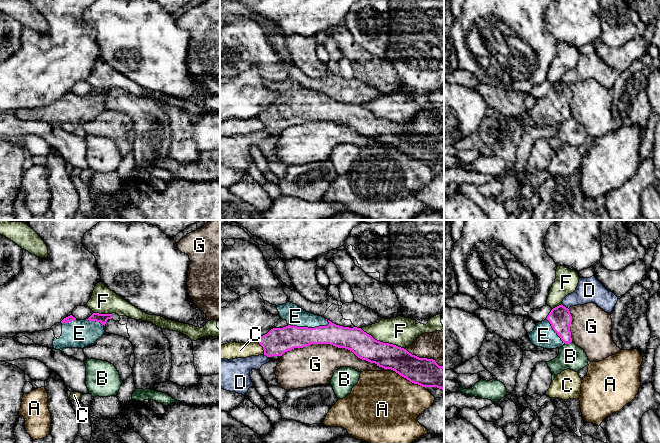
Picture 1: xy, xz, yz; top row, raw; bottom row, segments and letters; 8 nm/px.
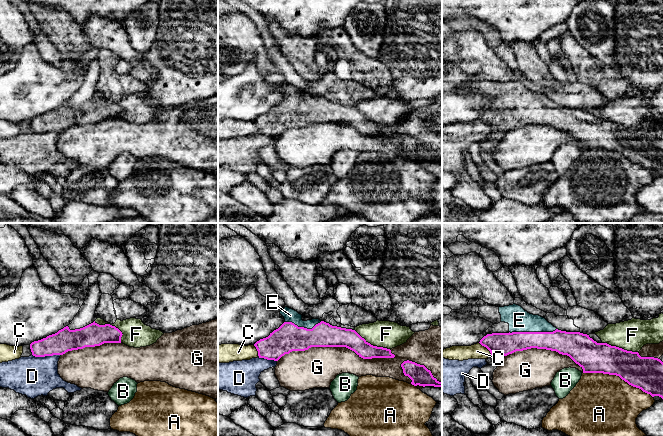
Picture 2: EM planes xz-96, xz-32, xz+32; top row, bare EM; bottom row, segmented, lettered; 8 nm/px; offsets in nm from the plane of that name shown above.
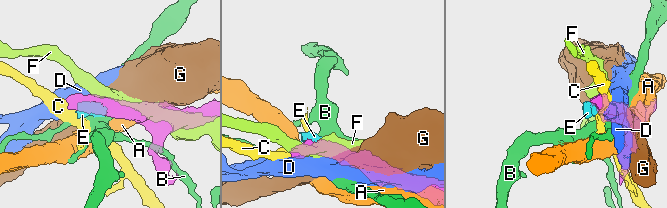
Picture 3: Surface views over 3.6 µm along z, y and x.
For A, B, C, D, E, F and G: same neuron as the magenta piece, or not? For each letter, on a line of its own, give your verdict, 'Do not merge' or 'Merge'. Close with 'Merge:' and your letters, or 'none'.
A: Do not merge
B: Do not merge
C: Do not merge
D: Do not merge
E: Merge
F: Do not merge
G: Do not merge
Merge: E

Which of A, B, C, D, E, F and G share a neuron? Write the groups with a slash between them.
A / B / C / D / E / F / G

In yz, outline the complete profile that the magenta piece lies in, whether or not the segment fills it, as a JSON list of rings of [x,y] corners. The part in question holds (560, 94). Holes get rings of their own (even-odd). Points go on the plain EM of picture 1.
[[[562,80],[553,84],[547,94],[536,99],[534,106],[528,109],[530,117],[537,123],[556,125],[572,118],[570,101],[572,92]]]

